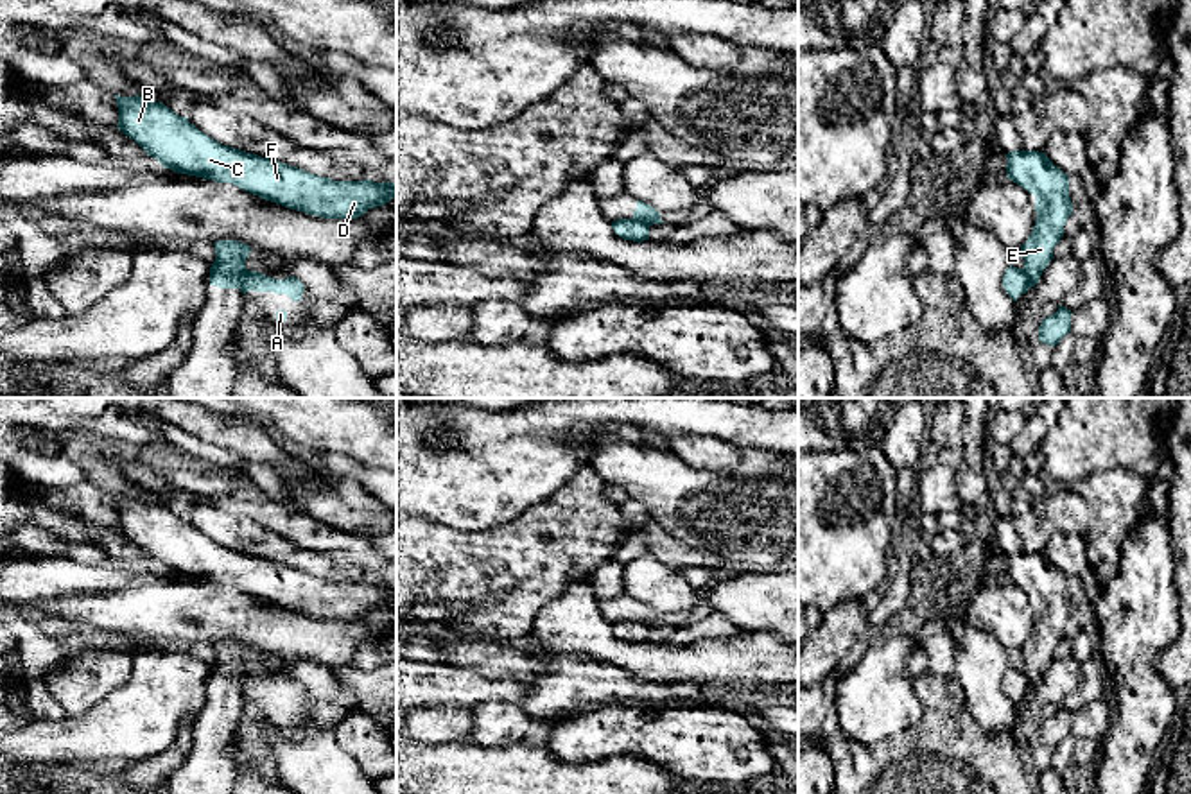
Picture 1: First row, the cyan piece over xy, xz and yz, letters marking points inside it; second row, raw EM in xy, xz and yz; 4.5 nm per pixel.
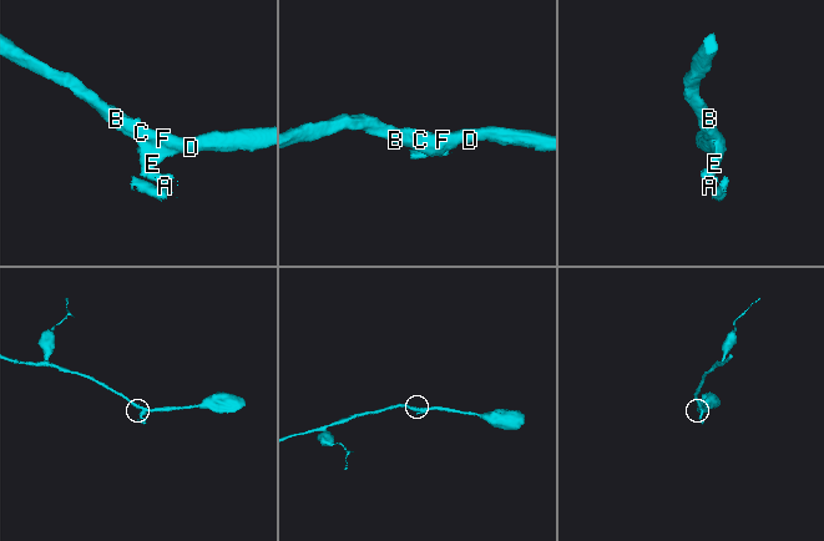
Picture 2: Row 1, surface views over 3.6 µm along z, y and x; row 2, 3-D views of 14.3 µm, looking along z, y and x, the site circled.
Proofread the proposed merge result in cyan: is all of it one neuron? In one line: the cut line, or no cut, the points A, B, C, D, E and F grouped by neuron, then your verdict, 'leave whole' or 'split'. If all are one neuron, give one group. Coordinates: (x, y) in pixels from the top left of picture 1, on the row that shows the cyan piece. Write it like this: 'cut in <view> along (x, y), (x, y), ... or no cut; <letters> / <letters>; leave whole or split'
cut in xy along (246, 269), (237, 287); A / B C D E F; split

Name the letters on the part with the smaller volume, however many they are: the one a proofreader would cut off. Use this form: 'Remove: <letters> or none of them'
Remove: A

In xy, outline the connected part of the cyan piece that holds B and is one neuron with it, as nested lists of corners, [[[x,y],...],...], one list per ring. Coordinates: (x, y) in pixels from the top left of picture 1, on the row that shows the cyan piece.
[[[115,95],[117,127],[178,174],[231,183],[265,201],[325,219],[359,219],[396,197],[396,183],[332,181],[222,145],[163,102]]]

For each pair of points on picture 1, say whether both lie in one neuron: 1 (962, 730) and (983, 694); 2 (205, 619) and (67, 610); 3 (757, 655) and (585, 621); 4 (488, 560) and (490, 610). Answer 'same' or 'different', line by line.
1: different
2: same
3: same
4: same

